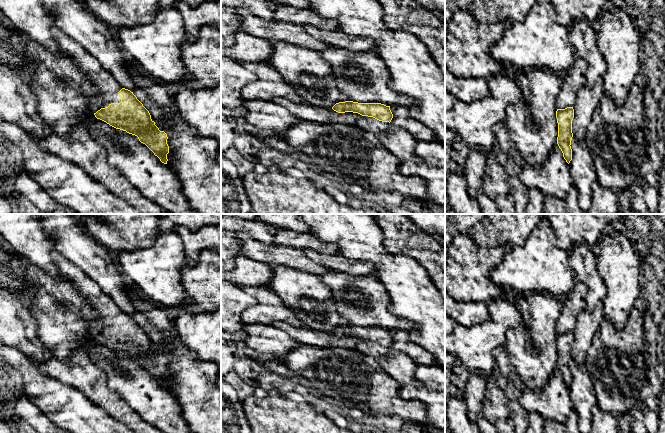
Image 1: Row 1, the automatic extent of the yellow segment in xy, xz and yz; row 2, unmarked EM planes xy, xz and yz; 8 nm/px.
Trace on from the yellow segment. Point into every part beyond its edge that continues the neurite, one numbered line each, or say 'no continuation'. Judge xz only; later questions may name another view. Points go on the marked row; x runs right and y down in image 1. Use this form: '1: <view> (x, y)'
no continuation

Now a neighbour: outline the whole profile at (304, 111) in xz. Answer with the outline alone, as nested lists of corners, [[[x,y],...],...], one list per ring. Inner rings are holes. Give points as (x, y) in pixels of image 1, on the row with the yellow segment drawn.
[[[281,99],[279,102],[300,120],[308,120],[314,123],[356,125],[358,120],[362,117],[362,115],[358,113],[338,113],[332,108],[317,107],[307,103],[295,103],[287,99]]]

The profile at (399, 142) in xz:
[[[362,116],[356,126],[376,136],[397,160],[411,161],[416,157],[417,140],[406,130],[368,116]]]

